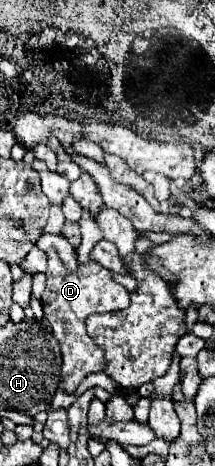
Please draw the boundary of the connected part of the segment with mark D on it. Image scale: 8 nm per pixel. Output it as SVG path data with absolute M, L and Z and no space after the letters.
M55 249L47 251L47 287L41 295L41 307L43 315L49 321L53 335L57 337L61 345L63 355L63 367L61 367L61 389L65 393L75 393L75 389L81 385L81 381L91 375L105 369L105 353L103 349L87 335L85 331L85 319L91 313L123 311L129 307L129 291L113 281L113 273L105 267L99 267L97 261L79 263L77 271L69 271L63 261L59 259Z

